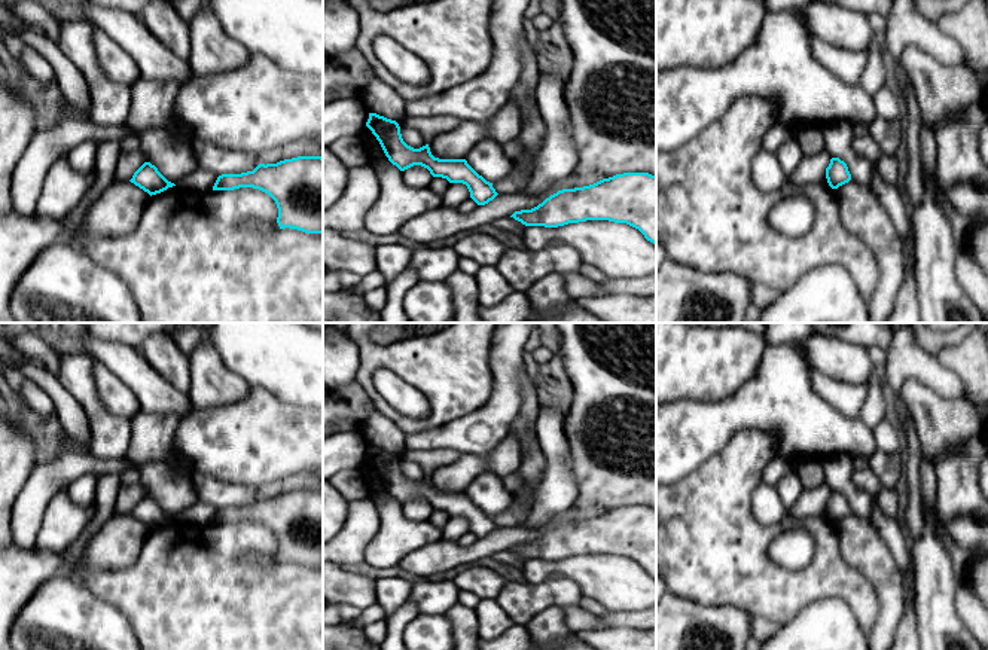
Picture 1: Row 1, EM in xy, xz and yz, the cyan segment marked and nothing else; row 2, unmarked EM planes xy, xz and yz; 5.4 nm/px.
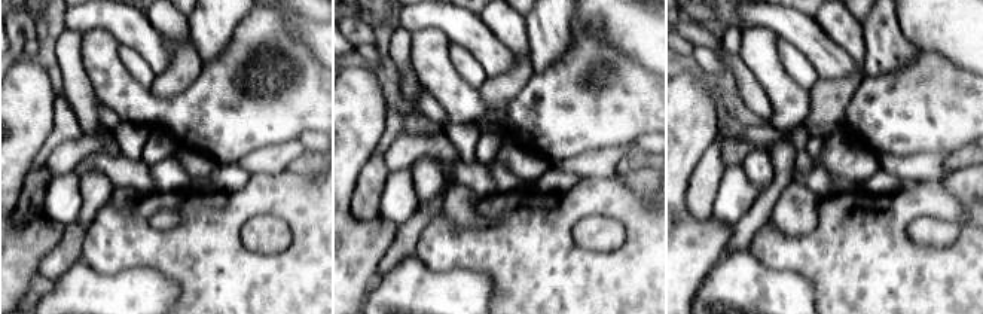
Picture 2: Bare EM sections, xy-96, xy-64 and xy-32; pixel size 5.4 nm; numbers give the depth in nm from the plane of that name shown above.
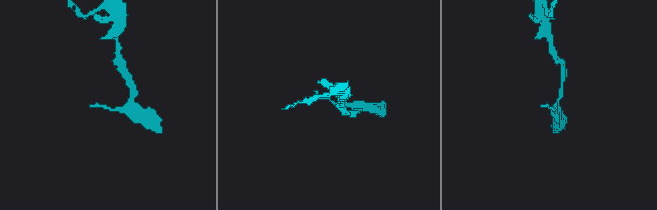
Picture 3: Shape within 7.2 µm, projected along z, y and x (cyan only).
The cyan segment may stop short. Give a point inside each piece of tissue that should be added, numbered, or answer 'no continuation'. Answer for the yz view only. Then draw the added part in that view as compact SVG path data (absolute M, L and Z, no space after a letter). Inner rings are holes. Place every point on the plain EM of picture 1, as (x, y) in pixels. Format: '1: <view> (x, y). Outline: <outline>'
no continuation

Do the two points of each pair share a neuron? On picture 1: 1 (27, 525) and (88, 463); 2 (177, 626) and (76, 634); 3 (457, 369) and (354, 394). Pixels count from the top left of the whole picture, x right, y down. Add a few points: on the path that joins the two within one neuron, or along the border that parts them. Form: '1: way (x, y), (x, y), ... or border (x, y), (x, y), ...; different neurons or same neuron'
1: way (30, 506), (69, 466); same neuron
2: border (110, 603), (127, 616), (136, 634); different neurons
3: border (356, 381), (374, 406); different neurons

